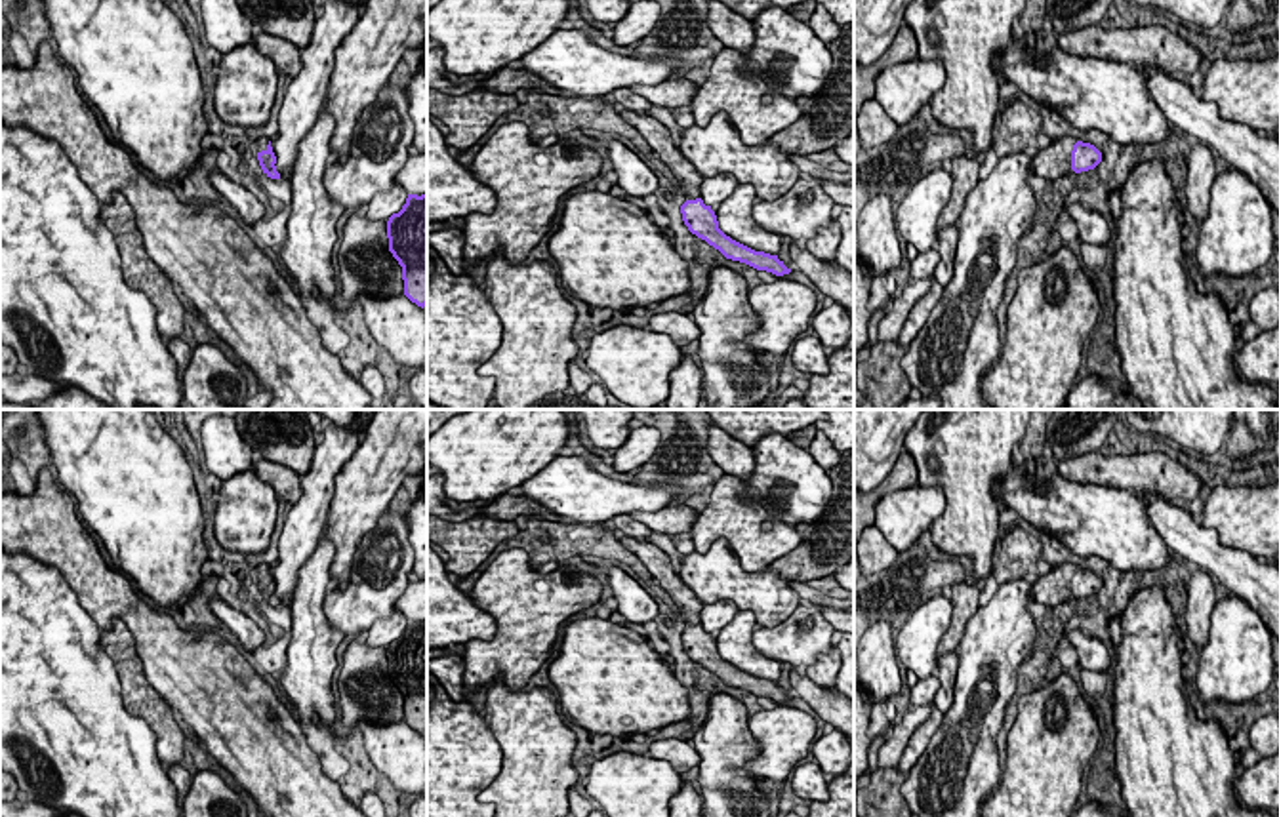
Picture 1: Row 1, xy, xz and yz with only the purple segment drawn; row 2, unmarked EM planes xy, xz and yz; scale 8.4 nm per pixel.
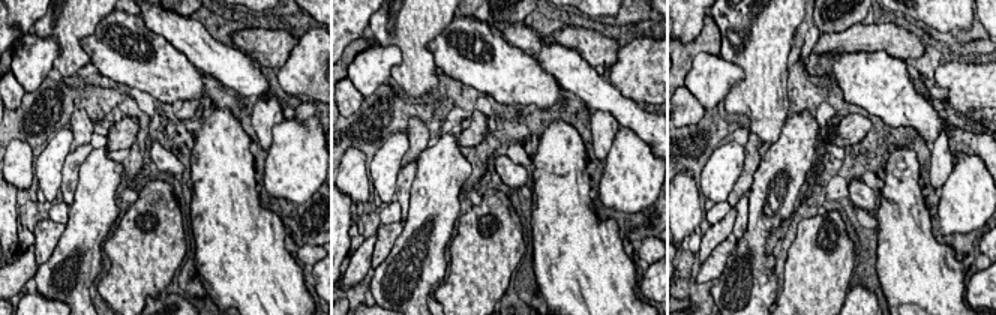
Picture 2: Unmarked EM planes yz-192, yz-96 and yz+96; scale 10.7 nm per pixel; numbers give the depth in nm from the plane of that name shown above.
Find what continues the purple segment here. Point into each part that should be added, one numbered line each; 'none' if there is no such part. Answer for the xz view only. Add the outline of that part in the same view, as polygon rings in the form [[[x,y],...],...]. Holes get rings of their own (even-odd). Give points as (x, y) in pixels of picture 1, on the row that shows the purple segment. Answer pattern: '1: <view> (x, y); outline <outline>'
1: xz (656, 134); outline [[[618,103],[616,110],[623,116],[623,120],[627,120],[633,128],[639,130],[639,133],[660,156],[660,160],[673,171],[679,189],[684,192],[686,200],[700,198],[700,187],[703,177],[696,171],[690,160],[673,143],[671,131],[646,112],[627,110]]]

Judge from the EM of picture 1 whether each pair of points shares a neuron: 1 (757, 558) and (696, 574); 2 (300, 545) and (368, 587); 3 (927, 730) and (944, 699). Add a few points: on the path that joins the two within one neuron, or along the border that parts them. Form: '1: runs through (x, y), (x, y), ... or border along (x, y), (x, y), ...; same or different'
1: border along (694, 551), (725, 539), (746, 570), (767, 570); different
2: border along (366, 534), (353, 557), (349, 581), (340, 589); different
3: border along (934, 703), (944, 713); different

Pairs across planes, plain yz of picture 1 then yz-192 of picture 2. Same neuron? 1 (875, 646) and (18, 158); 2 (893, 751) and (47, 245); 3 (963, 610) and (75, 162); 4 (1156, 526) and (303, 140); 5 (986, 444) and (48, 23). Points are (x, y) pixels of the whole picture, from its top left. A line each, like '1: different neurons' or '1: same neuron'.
1: same neuron
2: different neurons
3: different neurons
4: different neurons
5: same neuron

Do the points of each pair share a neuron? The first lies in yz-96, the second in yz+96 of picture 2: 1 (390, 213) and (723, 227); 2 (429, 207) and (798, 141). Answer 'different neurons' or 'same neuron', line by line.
1: different neurons
2: same neuron

